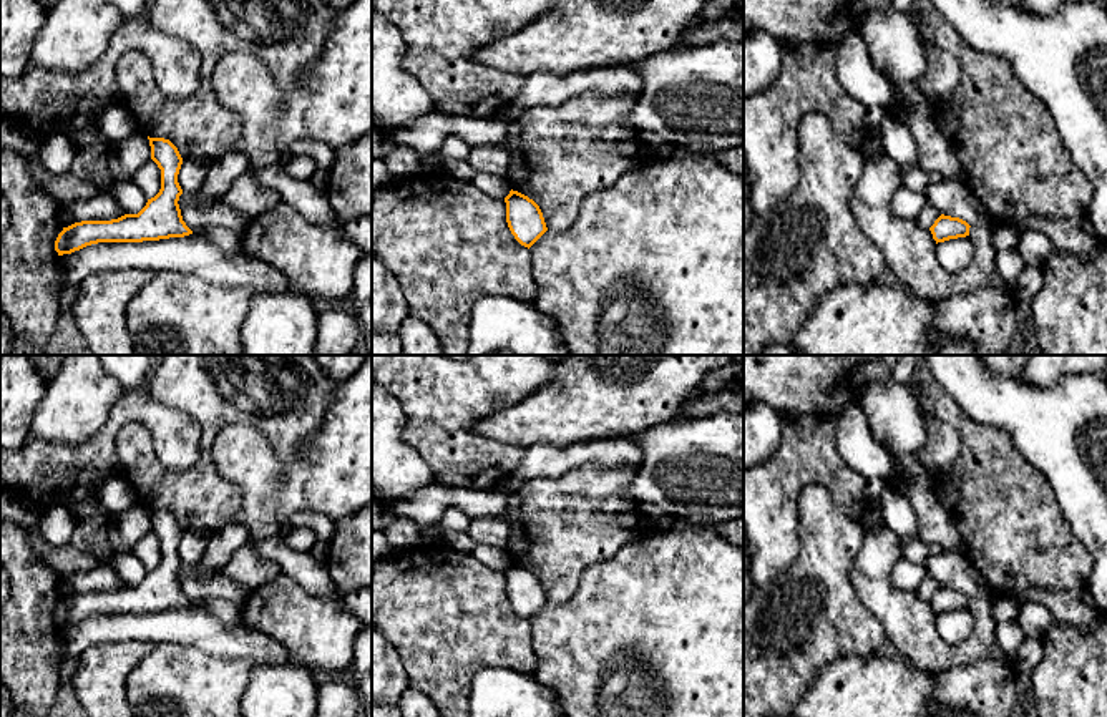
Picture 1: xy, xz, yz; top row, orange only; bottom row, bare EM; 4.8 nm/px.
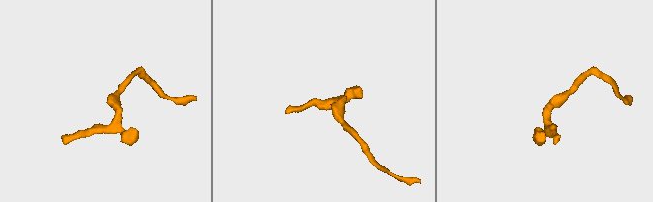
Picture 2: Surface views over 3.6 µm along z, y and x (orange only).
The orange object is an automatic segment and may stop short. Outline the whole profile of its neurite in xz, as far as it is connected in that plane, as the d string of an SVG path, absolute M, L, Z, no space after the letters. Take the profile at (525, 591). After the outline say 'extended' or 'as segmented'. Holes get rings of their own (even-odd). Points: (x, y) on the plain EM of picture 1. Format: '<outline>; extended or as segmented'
M513 561L505 569L505 574L506 594L511 606L521 617L529 621L548 602L539 578Z; as segmented

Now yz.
M941 586L934 596L929 599L933 611L938 614L944 614L949 611L966 609L969 607L969 596L959 589L951 589Z; as segmented

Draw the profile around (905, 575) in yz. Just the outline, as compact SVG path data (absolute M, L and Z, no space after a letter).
M901 558L893 566L891 583L900 589L916 591L924 576L926 576L924 566L919 566L916 563Z

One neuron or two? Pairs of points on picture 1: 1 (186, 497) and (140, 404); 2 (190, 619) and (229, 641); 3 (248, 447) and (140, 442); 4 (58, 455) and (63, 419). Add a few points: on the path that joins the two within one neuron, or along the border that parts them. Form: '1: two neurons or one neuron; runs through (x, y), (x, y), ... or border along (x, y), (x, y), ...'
1: two neurons; border along (151, 437), (171, 470), (199, 457)
2: one neuron; runs through (199, 629), (219, 641)
3: two neurons; border along (241, 422), (224, 425), (211, 447), (226, 482)
4: two neurons; border along (97, 430), (77, 443), (55, 443), (32, 435)

